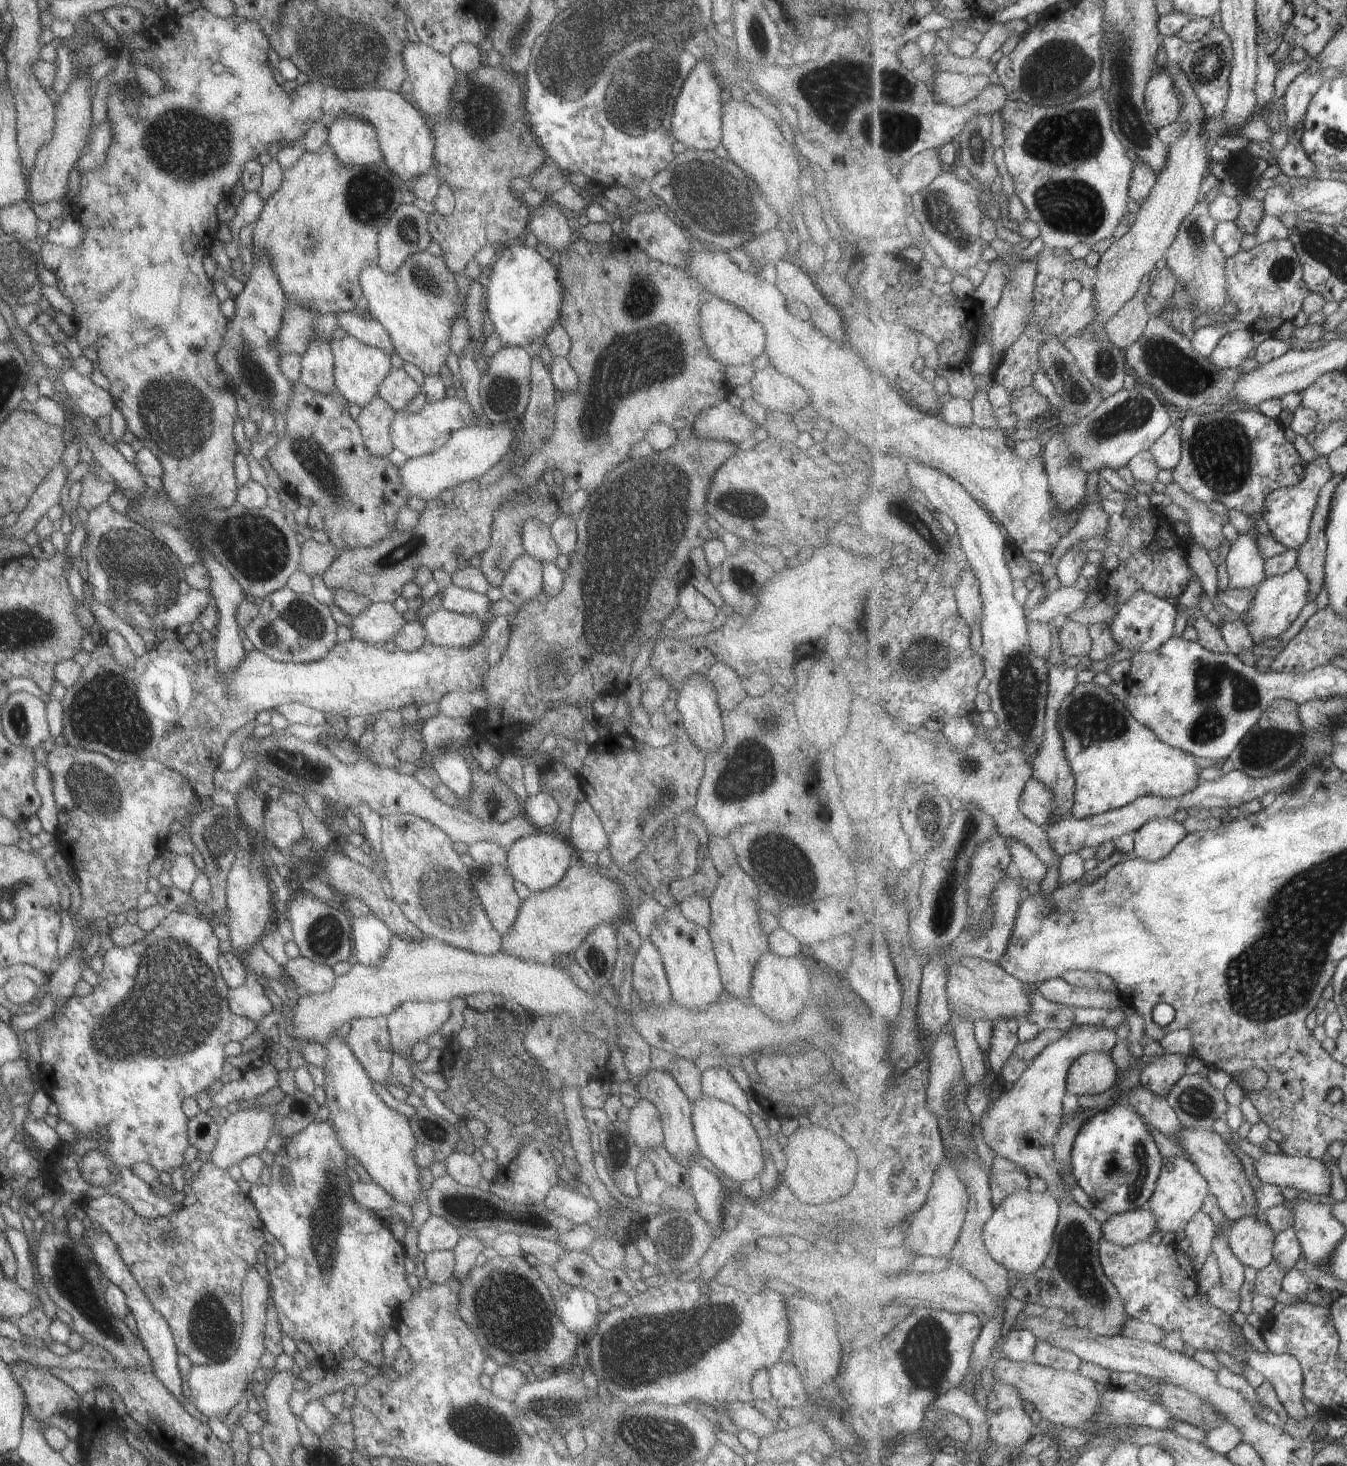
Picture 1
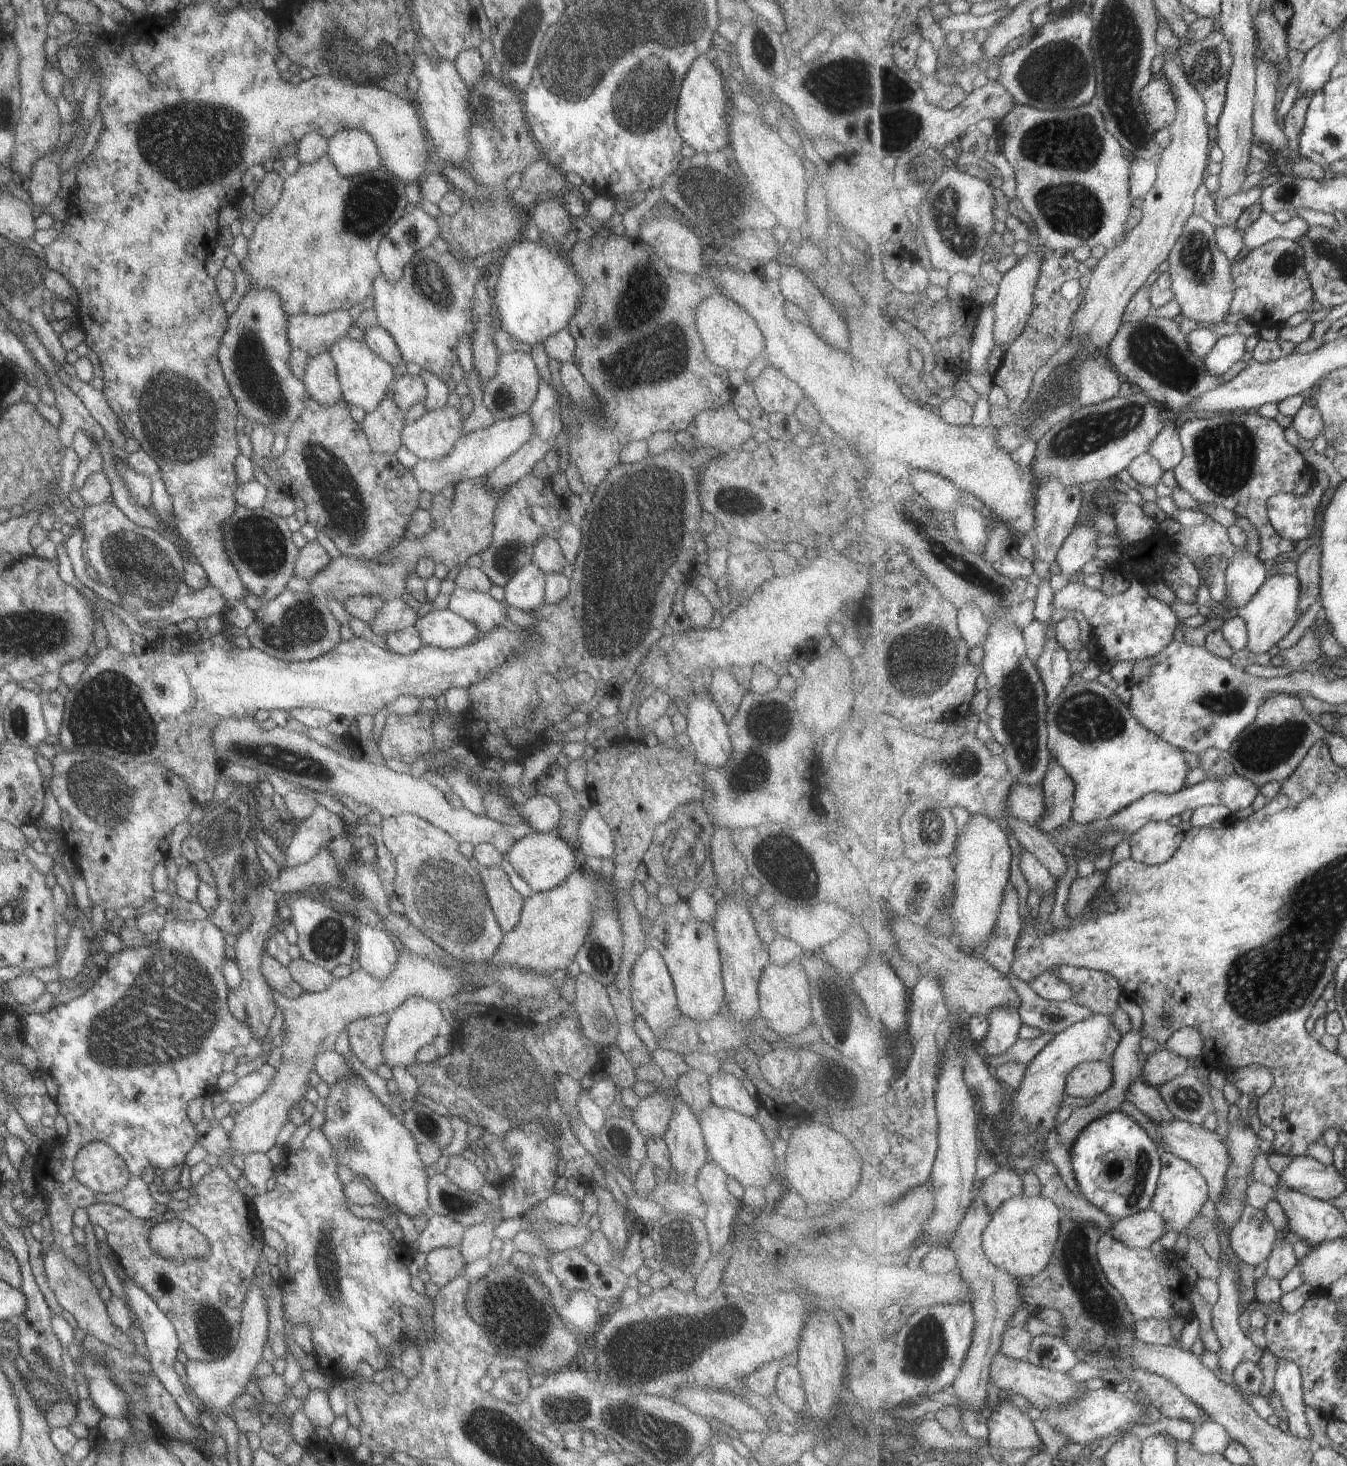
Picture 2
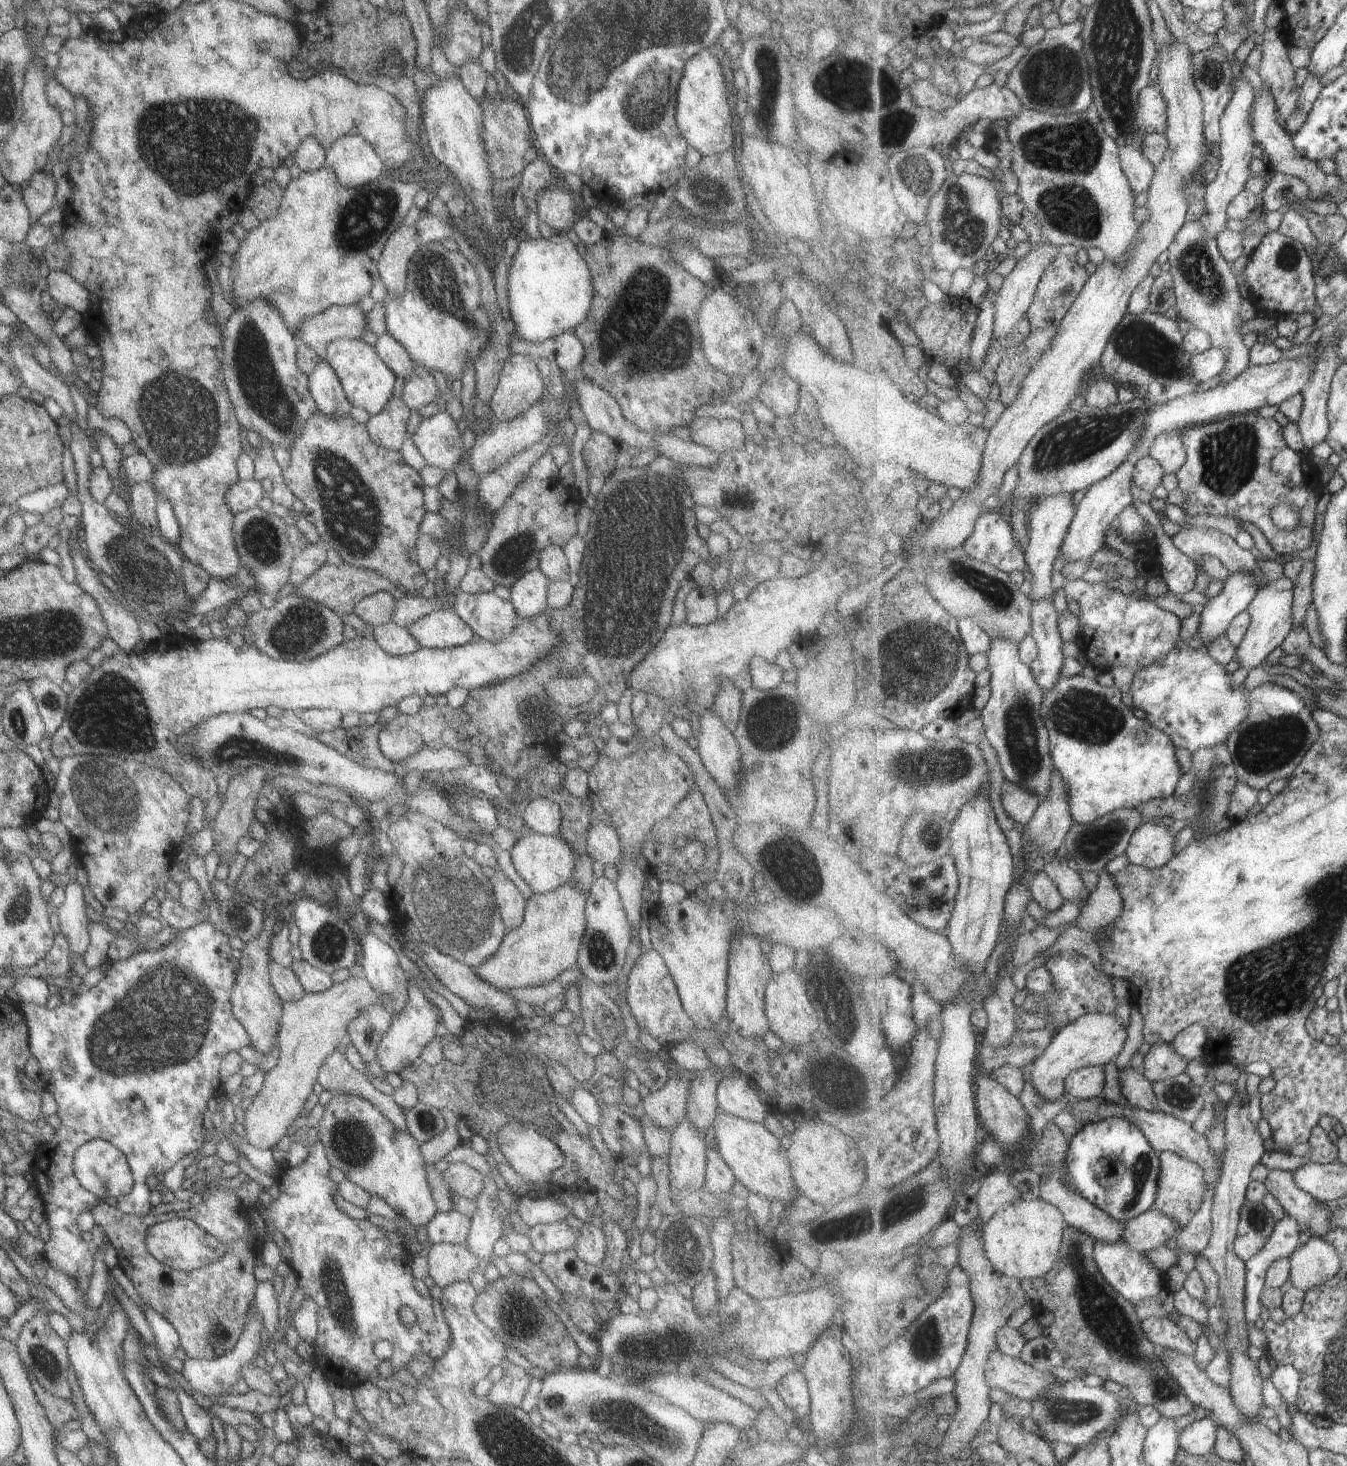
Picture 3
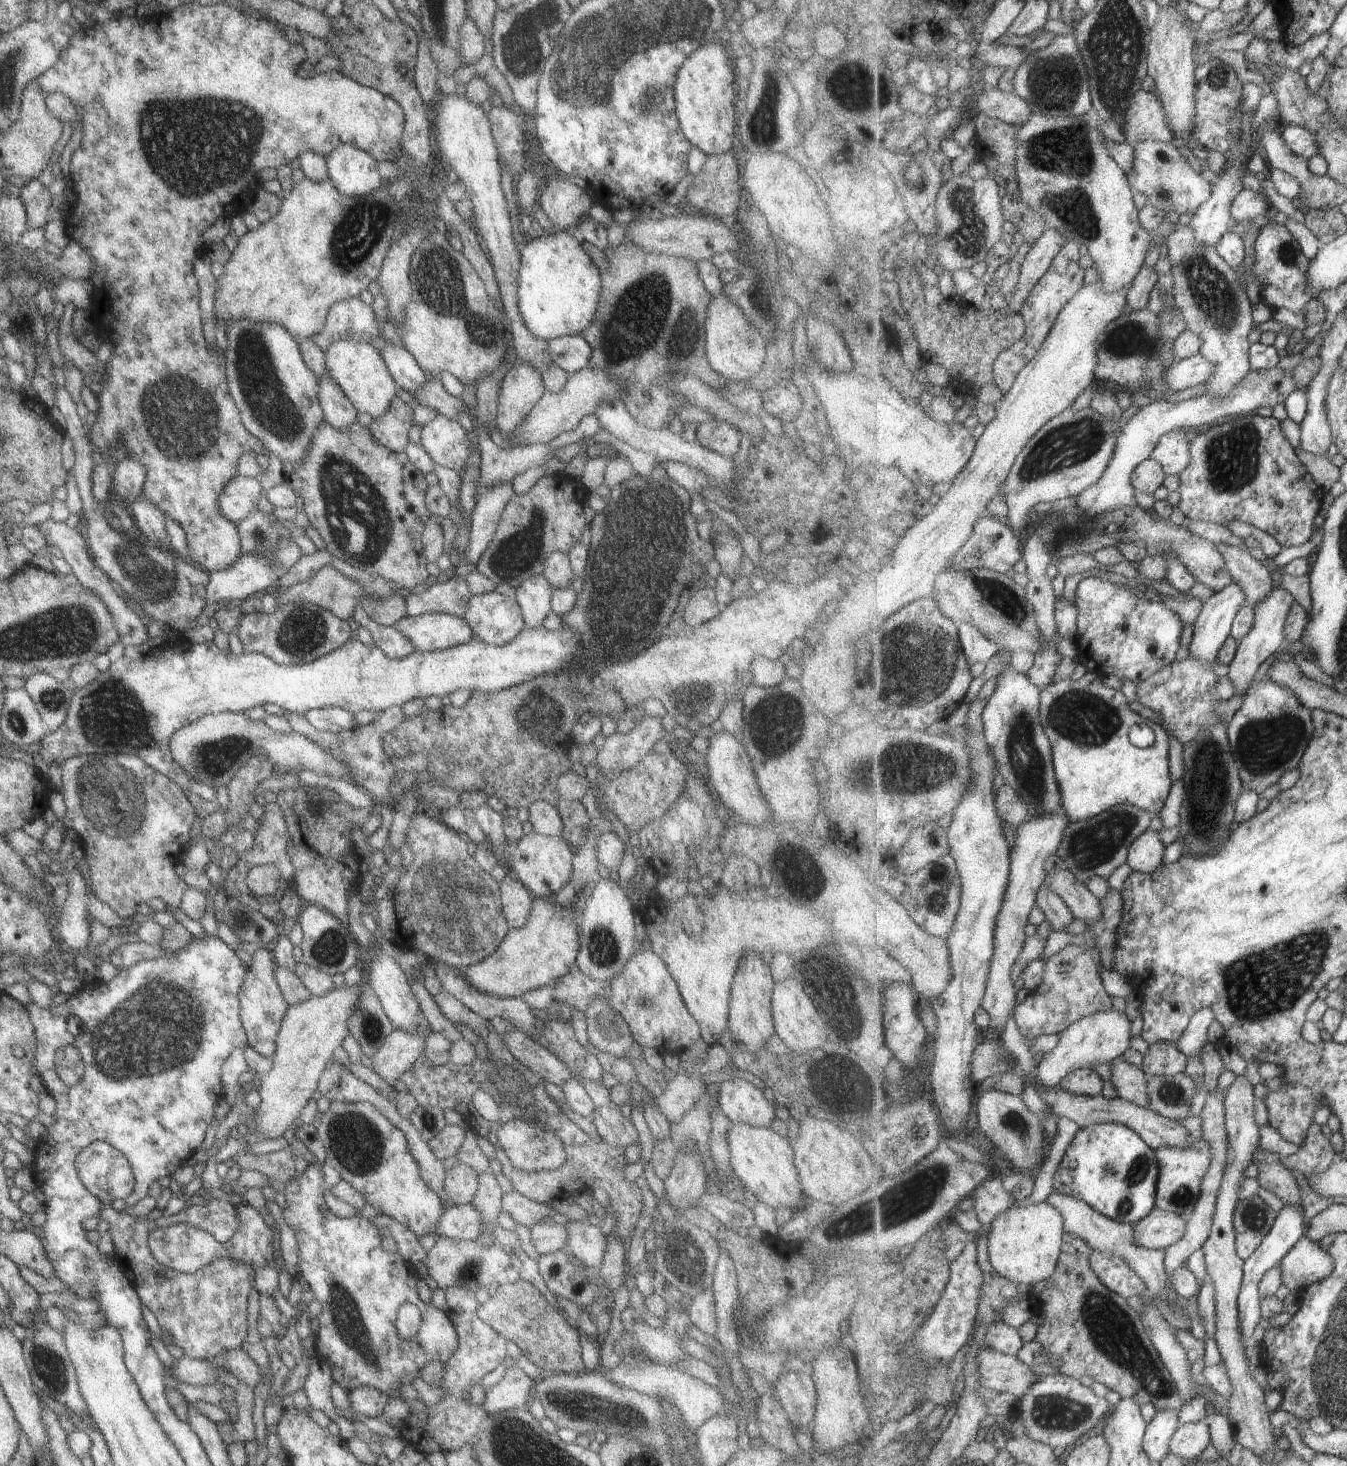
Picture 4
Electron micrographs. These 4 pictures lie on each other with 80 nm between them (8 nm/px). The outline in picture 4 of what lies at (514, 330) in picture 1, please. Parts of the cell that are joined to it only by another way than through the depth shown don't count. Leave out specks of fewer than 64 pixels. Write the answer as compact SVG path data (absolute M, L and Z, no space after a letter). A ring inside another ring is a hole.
M571 231L551 234L535 232L531 242L521 244L519 260L516 303L523 324L533 337L548 341L563 335L579 335L589 326L600 297L600 272Z

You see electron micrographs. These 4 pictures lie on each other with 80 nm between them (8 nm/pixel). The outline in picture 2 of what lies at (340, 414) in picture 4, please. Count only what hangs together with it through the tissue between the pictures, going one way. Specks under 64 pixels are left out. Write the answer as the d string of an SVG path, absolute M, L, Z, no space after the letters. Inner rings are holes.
M327 351L308 358L300 381L317 404L334 405L342 400L334 362Z

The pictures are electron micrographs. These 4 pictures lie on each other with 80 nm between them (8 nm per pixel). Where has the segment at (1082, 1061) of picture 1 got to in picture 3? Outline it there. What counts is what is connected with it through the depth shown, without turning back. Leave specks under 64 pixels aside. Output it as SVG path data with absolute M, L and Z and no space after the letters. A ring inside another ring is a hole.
M1085 1067L1074 1070L1067 1077L1066 1092L1069 1098L1097 1098L1105 1090L1105 1072L1102 1067Z

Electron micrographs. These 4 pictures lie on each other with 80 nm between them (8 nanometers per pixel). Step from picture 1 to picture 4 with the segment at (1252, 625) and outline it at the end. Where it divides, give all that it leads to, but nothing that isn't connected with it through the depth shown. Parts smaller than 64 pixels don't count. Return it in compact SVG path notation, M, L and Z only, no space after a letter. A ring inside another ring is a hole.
M1273 589L1273 592L1256 608L1256 623L1254 629L1241 639L1238 644L1234 661L1231 664L1228 678L1235 688L1235 695L1244 695L1250 689L1250 686L1256 681L1255 674L1261 668L1261 664L1273 656L1275 652L1280 652L1286 643L1285 627L1289 612L1291 612L1293 603L1296 600L1294 596L1285 589Z

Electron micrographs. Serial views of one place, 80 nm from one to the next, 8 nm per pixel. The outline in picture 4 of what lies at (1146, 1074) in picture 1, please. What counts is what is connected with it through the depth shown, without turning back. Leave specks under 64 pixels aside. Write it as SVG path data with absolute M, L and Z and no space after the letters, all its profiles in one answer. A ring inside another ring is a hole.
M1156 1042L1144 1054L1142 1068L1149 1076L1176 1075L1183 1073L1189 1056L1176 1042Z

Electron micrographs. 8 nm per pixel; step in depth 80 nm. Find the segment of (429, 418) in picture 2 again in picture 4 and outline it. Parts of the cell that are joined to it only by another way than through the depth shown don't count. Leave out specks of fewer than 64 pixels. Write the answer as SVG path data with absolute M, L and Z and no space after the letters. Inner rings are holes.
M438 414L420 428L419 446L435 465L459 471L470 456L465 432L457 421Z

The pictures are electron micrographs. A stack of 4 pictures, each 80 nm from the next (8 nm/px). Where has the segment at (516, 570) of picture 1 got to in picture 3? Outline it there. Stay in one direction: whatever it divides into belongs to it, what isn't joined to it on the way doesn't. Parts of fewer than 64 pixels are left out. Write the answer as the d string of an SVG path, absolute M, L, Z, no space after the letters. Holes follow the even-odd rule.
M533 569L525 571L509 587L508 601L515 607L516 613L523 619L543 614L546 606L548 578L541 571Z

